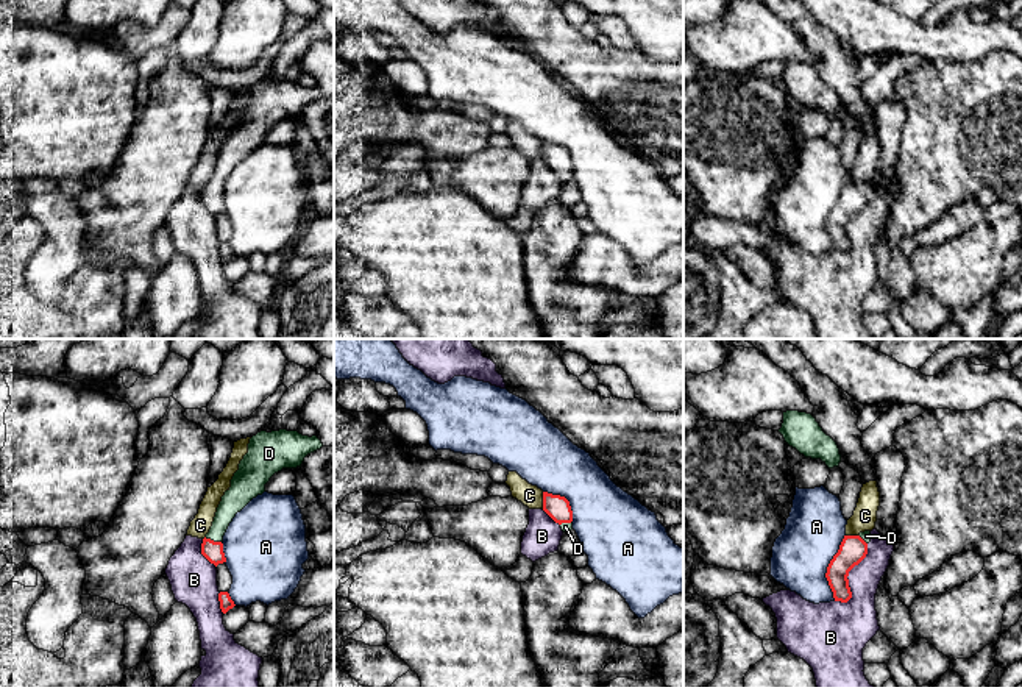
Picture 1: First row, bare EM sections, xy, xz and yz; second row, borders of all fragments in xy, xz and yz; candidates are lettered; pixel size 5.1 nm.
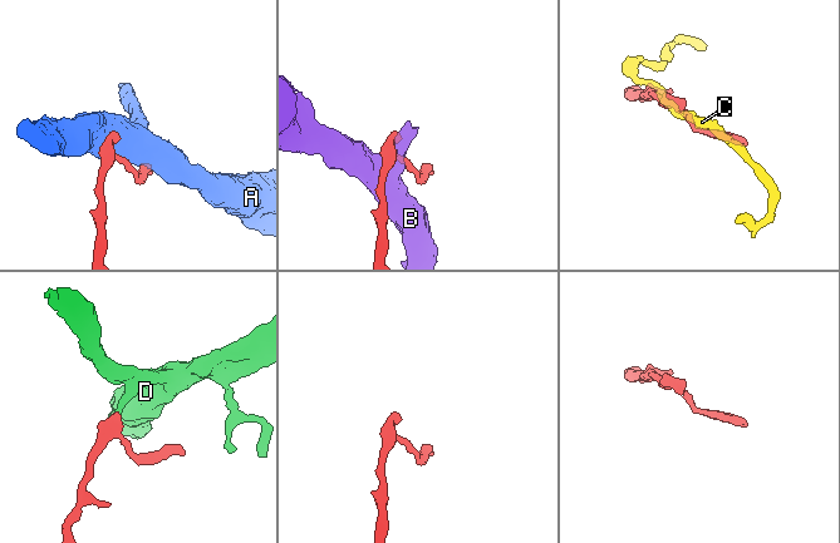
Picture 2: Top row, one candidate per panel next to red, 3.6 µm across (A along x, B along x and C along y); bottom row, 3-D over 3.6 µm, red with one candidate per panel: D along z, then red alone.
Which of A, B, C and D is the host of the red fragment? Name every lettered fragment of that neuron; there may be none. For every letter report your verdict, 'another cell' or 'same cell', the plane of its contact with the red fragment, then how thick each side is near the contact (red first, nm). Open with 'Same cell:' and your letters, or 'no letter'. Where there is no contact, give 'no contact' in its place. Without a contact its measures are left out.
Same cell: D
A: another cell | yz | 140/300 nm
B: another cell | yz | 140/260 nm
C: another cell | xz | 120/110 nm
D: same cell | xy | 100/120 nm

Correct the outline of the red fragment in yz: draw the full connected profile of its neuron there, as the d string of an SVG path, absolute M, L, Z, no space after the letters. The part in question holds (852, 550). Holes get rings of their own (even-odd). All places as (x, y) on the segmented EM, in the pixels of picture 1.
M871 531L860 532L858 536L844 536L825 573L835 601L847 603L852 598L847 576L866 557L869 542Z

